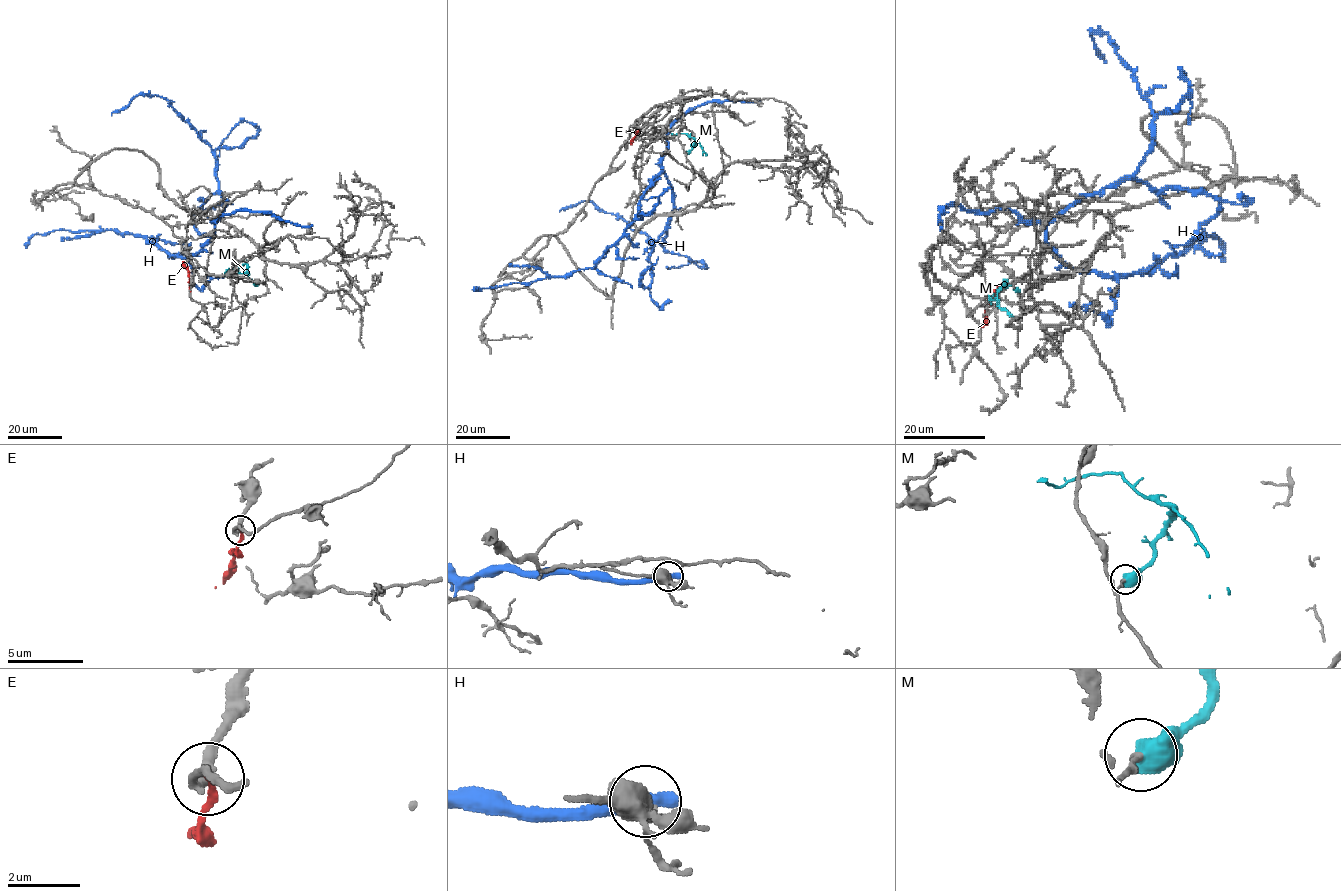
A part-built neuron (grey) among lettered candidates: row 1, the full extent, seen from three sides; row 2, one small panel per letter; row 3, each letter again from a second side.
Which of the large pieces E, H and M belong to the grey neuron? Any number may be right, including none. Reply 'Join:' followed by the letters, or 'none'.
Join: none

